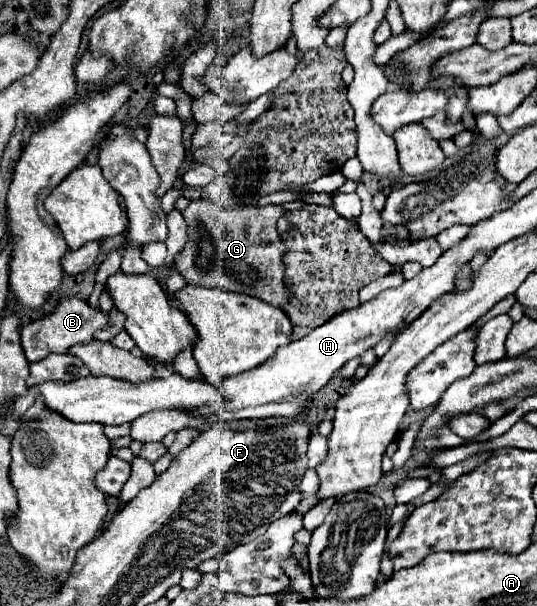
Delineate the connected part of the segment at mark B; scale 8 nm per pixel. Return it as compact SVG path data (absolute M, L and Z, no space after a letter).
M63 296L59 298L55 310L39 320L29 322L21 330L21 344L25 350L25 356L29 362L37 362L45 358L47 354L65 354L73 344L83 344L93 340L93 332L103 328L107 324L107 314L103 310L97 310L89 306L85 300L79 300L75 296Z

